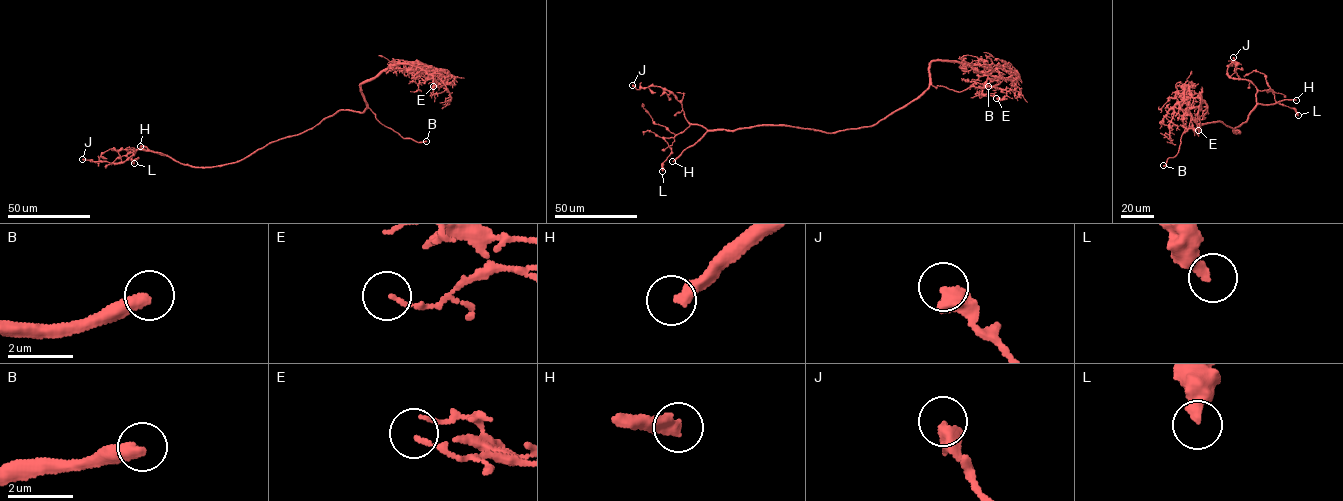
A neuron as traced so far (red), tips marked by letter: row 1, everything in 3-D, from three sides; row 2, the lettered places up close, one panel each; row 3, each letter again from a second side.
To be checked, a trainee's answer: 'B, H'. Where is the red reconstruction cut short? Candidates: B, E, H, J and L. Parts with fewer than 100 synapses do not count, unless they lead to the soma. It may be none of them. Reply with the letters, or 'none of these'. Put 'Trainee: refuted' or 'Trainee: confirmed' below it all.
B, H
Trainee: confirmed

